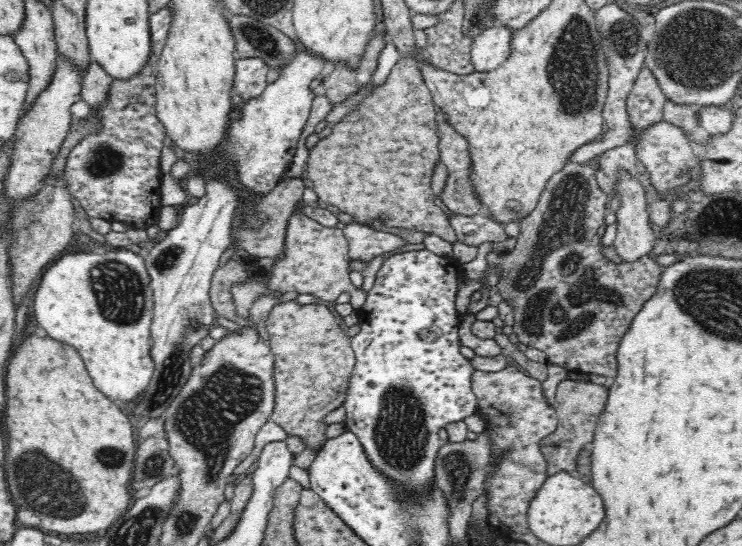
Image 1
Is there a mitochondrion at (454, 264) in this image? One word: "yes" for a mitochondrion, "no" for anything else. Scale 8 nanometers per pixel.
no

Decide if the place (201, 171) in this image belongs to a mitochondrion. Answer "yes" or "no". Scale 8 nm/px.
no

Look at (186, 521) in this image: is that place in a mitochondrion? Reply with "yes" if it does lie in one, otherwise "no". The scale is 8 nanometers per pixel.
yes

